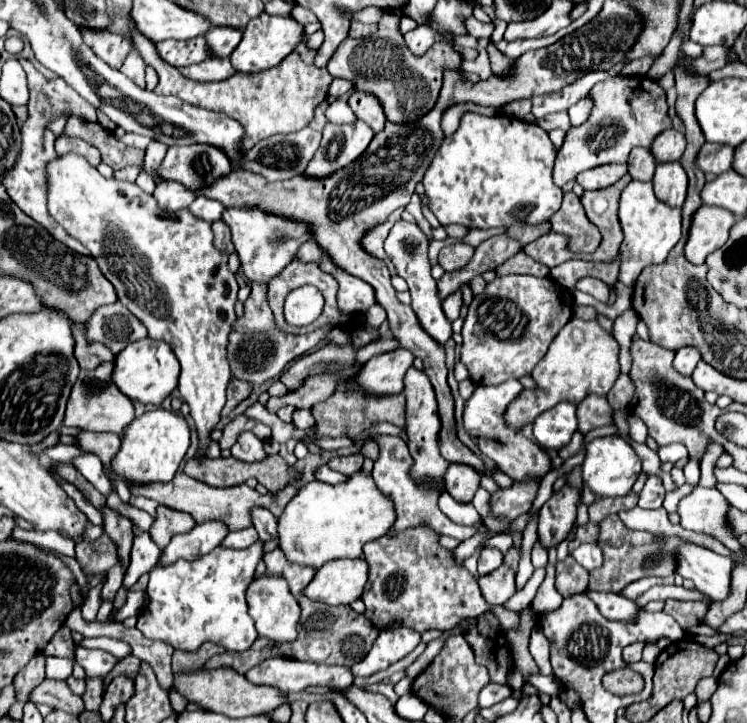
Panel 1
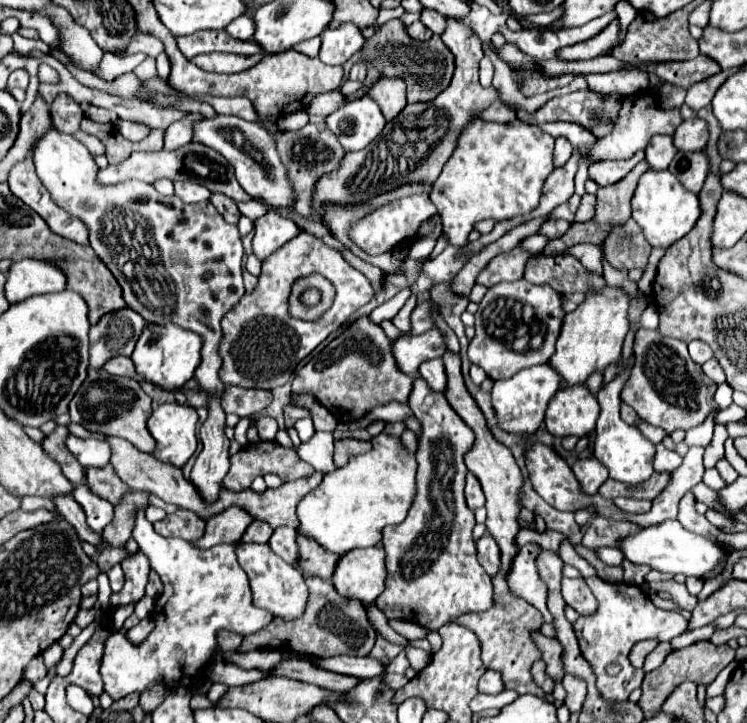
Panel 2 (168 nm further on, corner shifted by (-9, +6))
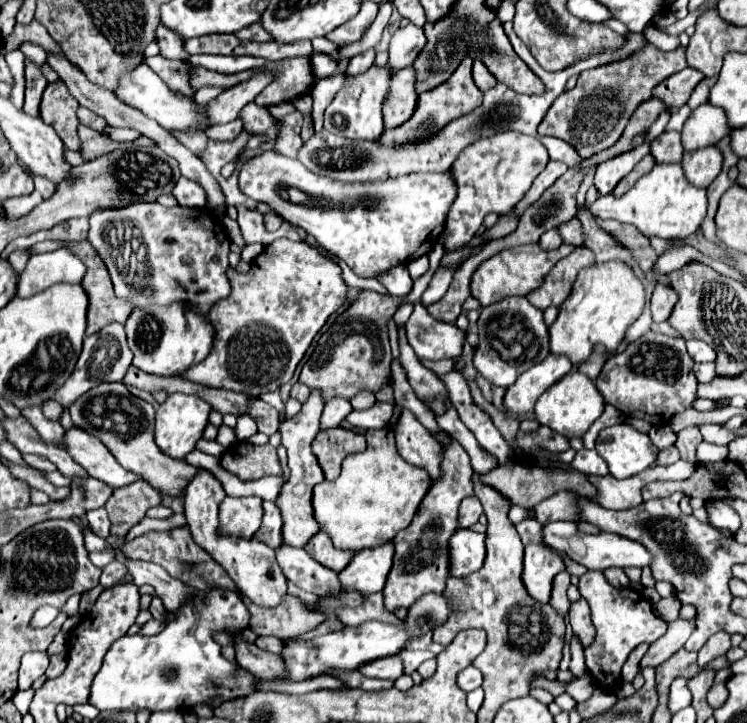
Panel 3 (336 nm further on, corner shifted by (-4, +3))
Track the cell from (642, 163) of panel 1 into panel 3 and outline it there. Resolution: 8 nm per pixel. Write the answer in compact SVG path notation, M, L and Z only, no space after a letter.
M663 132L651 142L651 156L657 164L675 164L681 162L683 146L679 132Z

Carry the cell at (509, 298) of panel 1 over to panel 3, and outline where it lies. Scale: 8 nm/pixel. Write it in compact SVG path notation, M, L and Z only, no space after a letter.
M507 296L483 306L477 320L477 334L479 346L473 350L473 366L495 386L511 386L515 376L543 362L549 354L549 328L543 322L543 312L525 296Z

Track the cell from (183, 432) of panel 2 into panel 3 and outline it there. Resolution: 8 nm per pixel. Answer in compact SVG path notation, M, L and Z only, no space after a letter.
M169 394L169 398L159 406L157 418L155 418L155 442L161 448L161 452L171 458L185 458L195 448L195 442L201 438L209 422L207 420L209 412L211 412L211 406L197 396Z

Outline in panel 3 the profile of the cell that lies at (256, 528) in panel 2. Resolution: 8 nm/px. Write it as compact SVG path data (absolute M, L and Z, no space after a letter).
M263 500L263 520L261 520L261 528L255 532L255 536L259 542L265 542L271 548L277 548L283 544L281 540L281 514L277 512L275 502Z

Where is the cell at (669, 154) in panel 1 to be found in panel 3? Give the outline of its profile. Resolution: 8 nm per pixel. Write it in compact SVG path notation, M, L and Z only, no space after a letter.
M699 106L687 118L681 130L681 144L685 150L699 150L707 146L715 146L725 134L729 126L725 126L725 114L715 106Z

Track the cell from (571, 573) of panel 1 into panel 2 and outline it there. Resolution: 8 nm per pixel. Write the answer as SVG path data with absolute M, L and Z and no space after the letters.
M562 579L562 597L564 601L576 609L580 615L594 615L598 609L598 601L594 599L592 591L584 583L584 579Z

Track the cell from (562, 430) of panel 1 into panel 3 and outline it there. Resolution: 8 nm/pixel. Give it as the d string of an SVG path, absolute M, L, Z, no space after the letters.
M569 372L565 378L555 382L545 394L539 396L535 404L535 418L539 424L549 426L551 430L573 438L573 436L583 436L589 426L603 414L603 398L601 392L597 392L597 386L593 380L585 378L581 372Z

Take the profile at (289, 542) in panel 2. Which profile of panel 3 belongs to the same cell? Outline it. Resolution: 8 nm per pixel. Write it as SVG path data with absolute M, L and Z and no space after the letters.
M281 544L279 548L275 548L275 554L285 578L303 588L305 592L325 596L343 590L337 574L309 558L303 548Z

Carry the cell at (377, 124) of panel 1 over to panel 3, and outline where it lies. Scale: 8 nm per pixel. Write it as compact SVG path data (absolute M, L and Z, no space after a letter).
M403 68L391 76L389 94L387 100L383 102L385 128L401 126L401 122L411 118L413 106L417 104L417 94L413 84L415 84L413 68Z

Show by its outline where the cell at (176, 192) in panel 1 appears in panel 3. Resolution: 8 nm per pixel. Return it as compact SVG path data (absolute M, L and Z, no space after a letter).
M179 178L179 182L173 188L173 196L177 198L177 202L181 206L205 206L205 192L201 190L201 186L193 180L187 178Z

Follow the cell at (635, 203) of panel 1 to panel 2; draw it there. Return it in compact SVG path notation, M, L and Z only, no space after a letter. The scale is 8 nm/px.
M646 171L632 197L632 219L642 227L652 247L670 247L680 241L698 221L700 201L698 195L682 187L682 183L670 171Z

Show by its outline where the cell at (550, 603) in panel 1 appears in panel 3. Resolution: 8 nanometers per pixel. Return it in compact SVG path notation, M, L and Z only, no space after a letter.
M572 636L570 642L571 650L571 662L569 665L569 670L572 674L578 678L586 674L586 665L584 658L584 650L580 644L579 639L576 636Z

